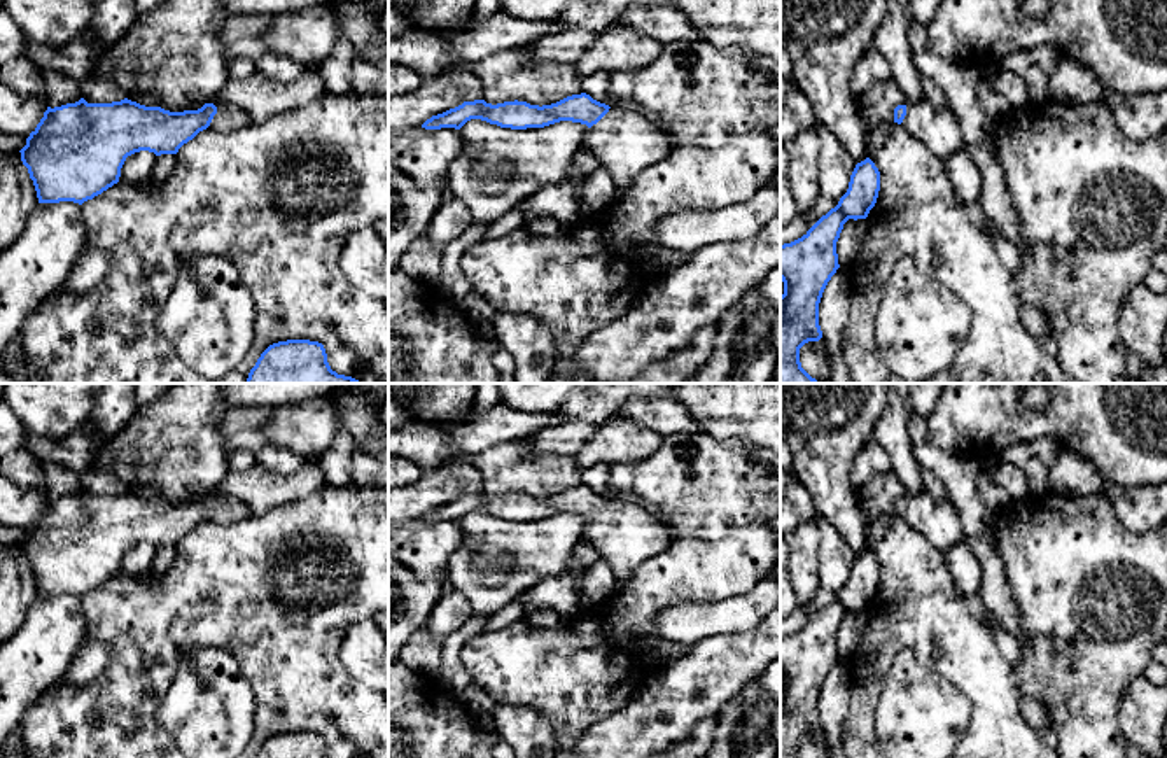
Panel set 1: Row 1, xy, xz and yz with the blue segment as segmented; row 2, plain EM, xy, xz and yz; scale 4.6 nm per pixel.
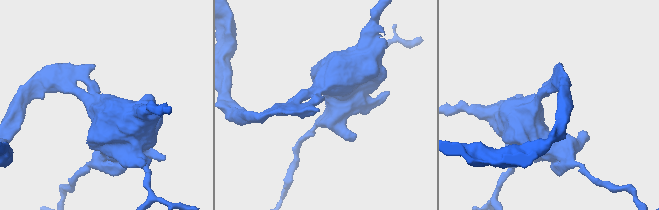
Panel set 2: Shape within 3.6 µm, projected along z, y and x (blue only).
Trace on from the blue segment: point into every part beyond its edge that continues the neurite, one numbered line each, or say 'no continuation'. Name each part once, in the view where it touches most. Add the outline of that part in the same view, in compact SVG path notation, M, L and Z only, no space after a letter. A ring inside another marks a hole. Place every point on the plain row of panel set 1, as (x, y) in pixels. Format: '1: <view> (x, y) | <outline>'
1: xy (228, 510) | M213 495L217 506L213 508L206 522L213 523L233 523L254 515L238 497Z

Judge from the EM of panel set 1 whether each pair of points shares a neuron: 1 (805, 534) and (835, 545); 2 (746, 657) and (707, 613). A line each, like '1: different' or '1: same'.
1: different
2: different

